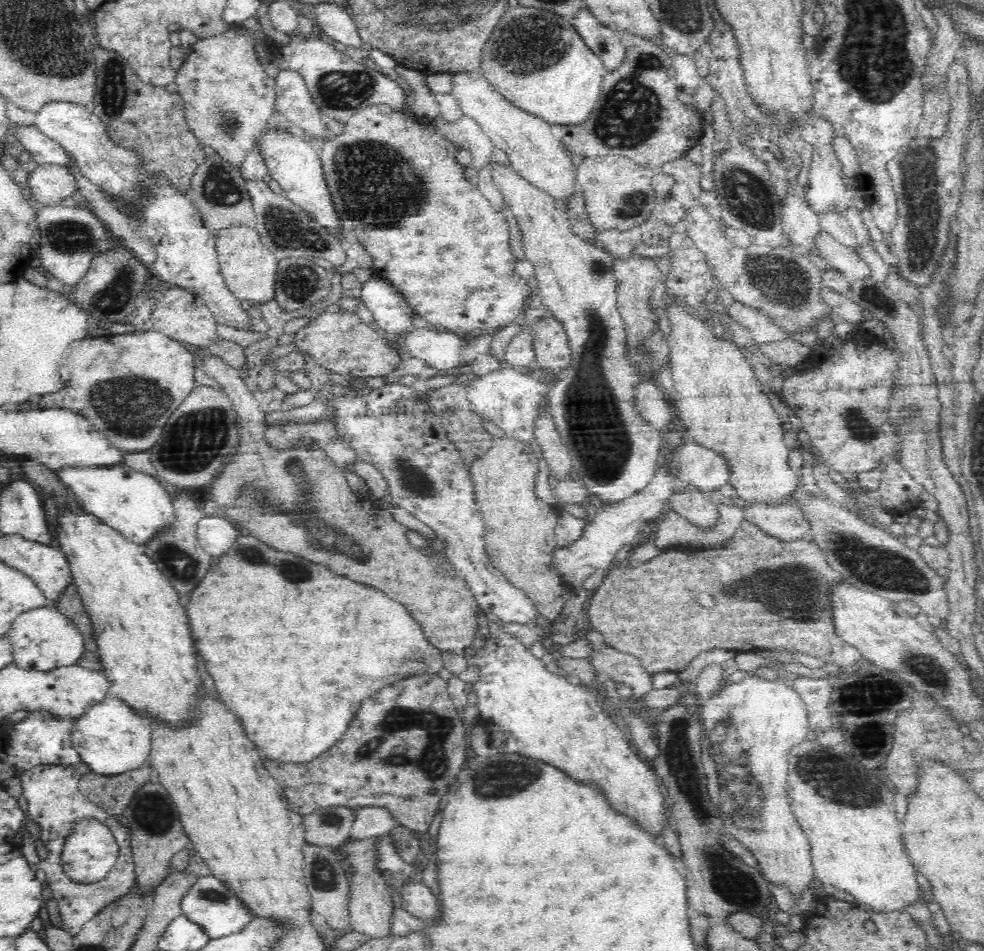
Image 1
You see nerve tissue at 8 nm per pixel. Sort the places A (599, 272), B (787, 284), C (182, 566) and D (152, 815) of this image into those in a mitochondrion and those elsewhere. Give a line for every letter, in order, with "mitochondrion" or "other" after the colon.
A: mitochondrion
B: mitochondrion
C: mitochondrion
D: mitochondrion

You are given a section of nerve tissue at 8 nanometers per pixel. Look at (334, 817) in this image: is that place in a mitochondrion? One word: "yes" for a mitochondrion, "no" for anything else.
yes

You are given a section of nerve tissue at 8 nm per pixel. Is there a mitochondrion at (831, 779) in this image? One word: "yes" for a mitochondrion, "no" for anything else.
yes

